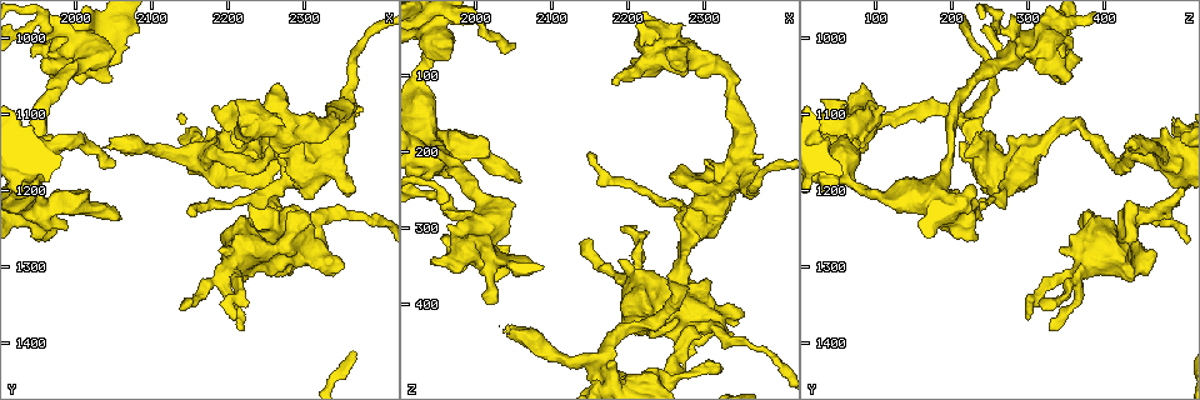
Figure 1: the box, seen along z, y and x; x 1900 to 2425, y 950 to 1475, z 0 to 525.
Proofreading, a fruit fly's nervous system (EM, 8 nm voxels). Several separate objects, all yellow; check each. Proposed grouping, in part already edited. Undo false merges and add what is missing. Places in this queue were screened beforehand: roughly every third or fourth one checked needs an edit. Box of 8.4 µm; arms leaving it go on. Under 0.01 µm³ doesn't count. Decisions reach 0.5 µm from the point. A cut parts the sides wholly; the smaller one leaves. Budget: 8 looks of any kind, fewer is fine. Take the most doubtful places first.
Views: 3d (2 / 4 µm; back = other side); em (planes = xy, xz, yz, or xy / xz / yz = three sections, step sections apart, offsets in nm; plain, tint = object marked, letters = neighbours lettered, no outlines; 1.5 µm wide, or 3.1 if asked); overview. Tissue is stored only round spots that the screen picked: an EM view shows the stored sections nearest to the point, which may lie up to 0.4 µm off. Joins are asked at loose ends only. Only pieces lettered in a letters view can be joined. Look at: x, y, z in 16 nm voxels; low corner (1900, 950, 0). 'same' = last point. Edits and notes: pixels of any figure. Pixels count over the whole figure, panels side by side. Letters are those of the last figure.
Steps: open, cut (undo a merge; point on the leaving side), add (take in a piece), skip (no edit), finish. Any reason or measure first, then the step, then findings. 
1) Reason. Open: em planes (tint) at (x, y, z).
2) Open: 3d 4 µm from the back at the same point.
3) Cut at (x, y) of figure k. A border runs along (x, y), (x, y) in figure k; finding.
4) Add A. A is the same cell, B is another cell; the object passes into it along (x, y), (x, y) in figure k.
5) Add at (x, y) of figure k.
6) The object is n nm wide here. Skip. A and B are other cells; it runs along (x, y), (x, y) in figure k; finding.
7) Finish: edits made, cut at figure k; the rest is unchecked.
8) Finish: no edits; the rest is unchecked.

An open end. Open: 3d 4 µm at (2035, 1140, 435).

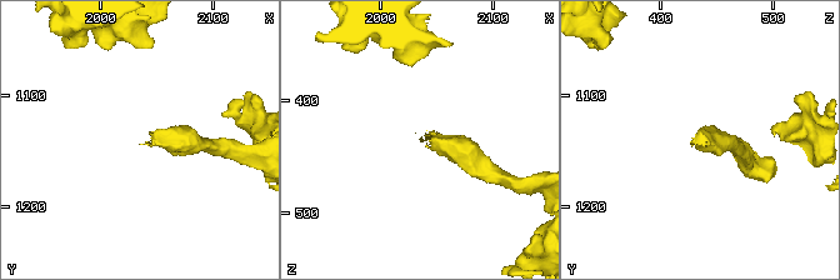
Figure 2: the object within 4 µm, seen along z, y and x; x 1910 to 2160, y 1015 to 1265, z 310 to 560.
Shape alone is not enough. Open: em planes (letters) at (2038, 1144, 432).

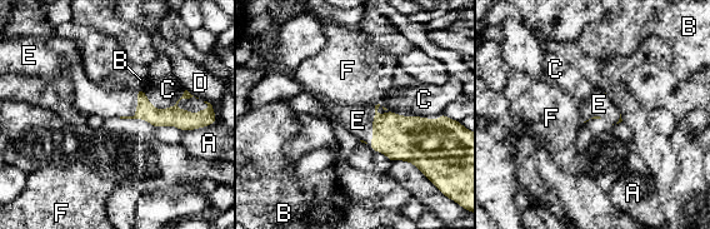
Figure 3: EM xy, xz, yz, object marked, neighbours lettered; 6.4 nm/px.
Add at (358, 120) of figure 3. E is the same cell, A, B, C, D and F are other cells; it goes on there.

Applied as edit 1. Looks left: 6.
See it whole again. Open: overview.

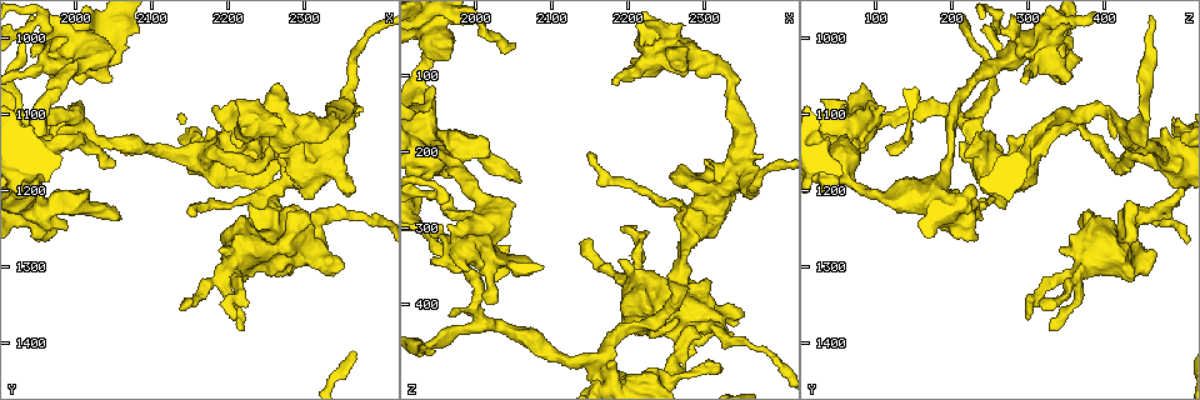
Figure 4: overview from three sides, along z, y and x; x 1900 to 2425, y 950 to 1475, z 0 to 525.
Sudden change in width. Open: em planes (plain) at (2325, 1290, 410).

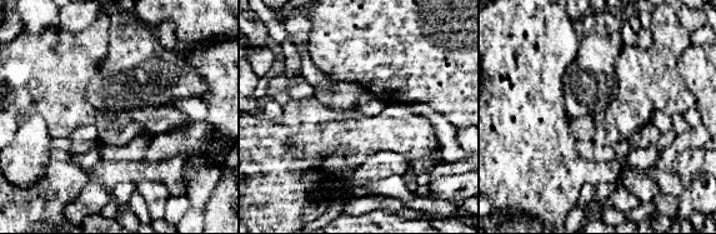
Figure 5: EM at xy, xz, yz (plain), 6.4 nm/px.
What lies round it. Open: em planes (letters) at the same point.

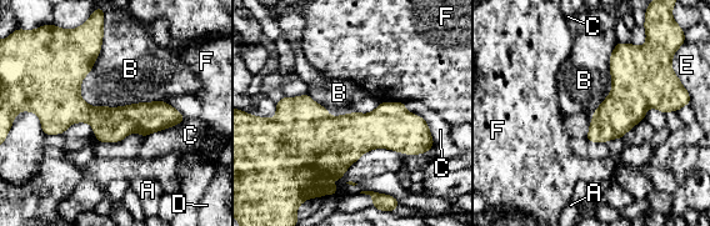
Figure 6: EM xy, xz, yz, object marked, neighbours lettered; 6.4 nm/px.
Skip. A, B, C, D, E and F are other cells; a border runs along (103, 33), (80, 96), (160, 100) in figure 6; all the same cell.

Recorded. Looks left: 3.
Branch point. Open: em planes (plain) at (2170, 1160, 485).

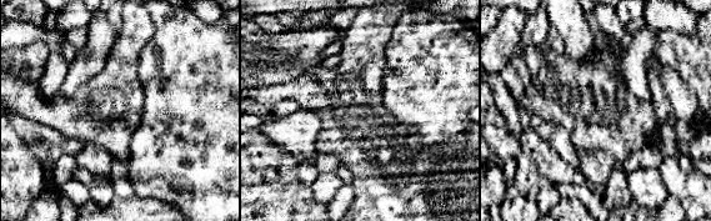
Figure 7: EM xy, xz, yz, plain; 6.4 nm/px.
Open: em planes (tint) at the same point.

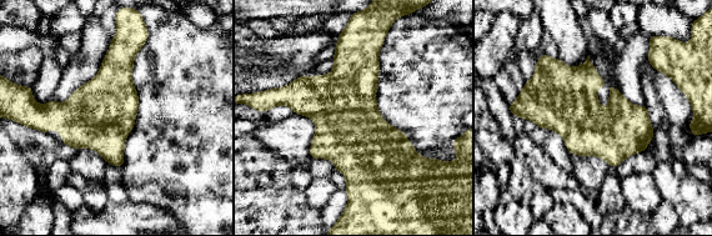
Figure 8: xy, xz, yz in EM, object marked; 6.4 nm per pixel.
Open: em planes (letters) at the same point.

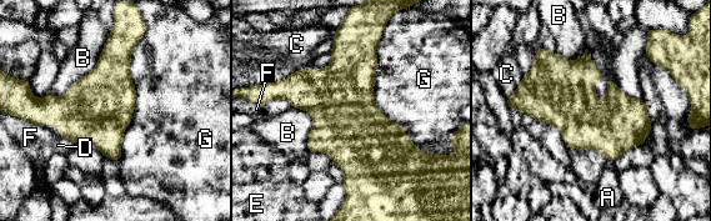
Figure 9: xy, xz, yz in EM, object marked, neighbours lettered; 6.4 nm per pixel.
The longest contact is with G, 900 nm. Skip. A, B, C, D, E, F and G are other cells; a border runs along (146, 29), (119, 162) in figure 9; all the same cell.

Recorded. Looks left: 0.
Finish: edits made, add at figure 3; the rest is unchecked.

